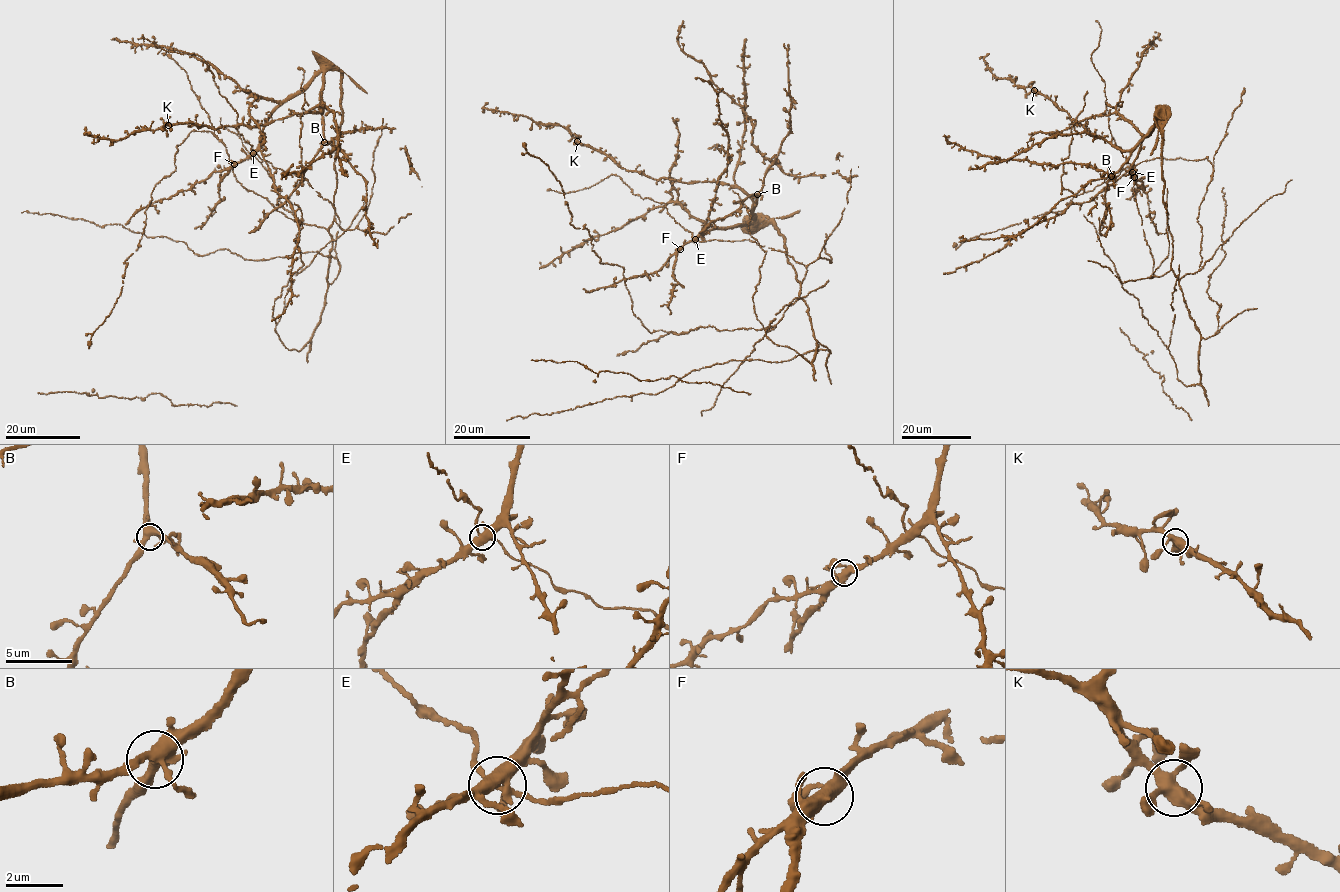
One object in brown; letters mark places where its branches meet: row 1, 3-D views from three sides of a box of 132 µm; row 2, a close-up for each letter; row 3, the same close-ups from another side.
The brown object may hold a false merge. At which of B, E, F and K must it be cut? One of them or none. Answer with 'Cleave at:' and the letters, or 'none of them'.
Cleave at: none of them

